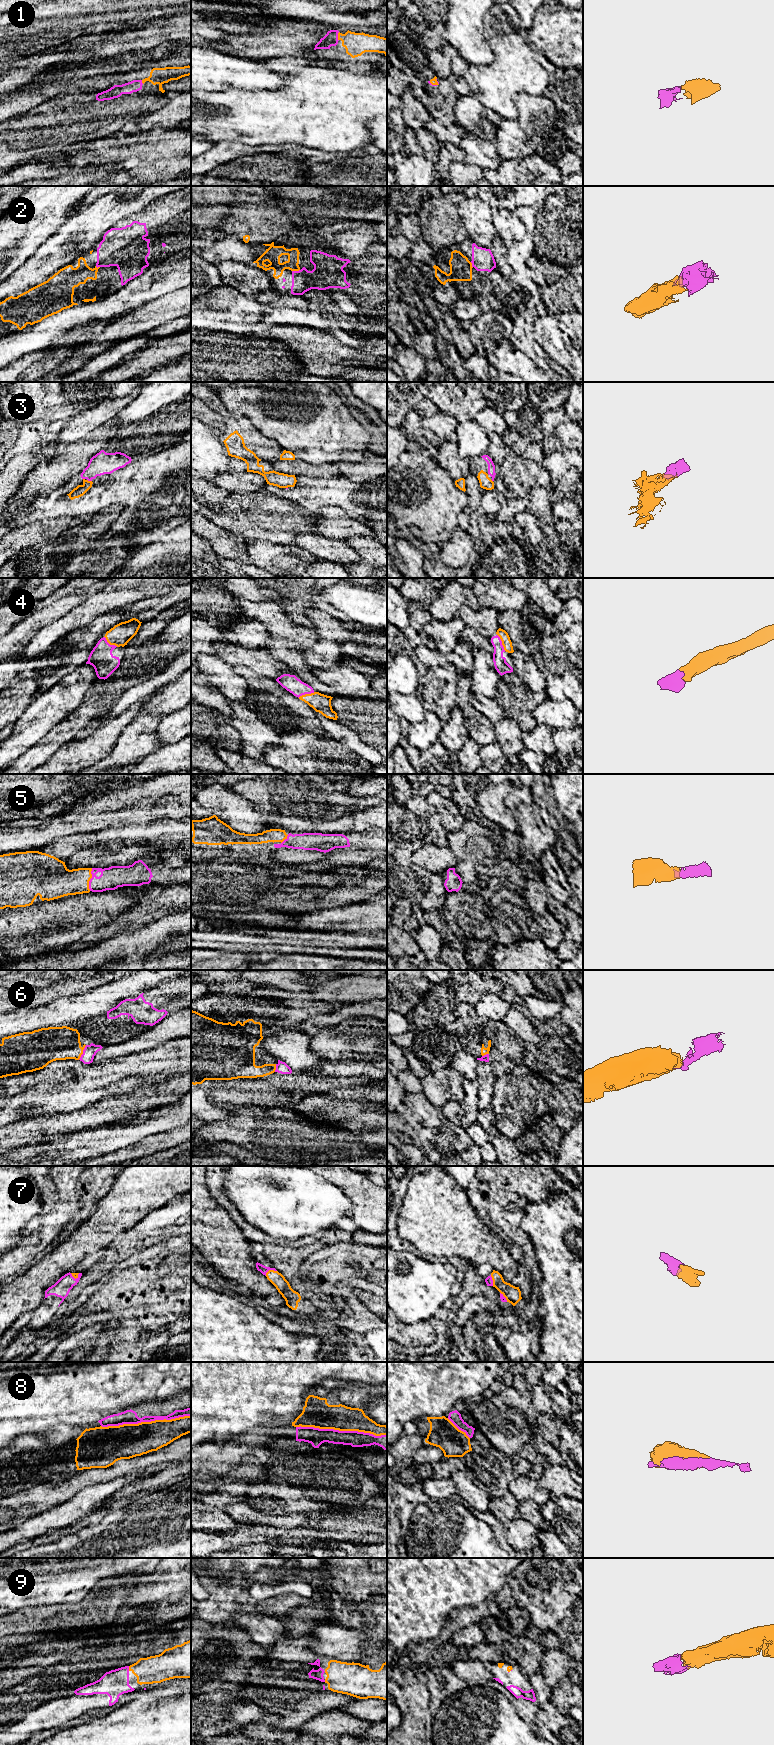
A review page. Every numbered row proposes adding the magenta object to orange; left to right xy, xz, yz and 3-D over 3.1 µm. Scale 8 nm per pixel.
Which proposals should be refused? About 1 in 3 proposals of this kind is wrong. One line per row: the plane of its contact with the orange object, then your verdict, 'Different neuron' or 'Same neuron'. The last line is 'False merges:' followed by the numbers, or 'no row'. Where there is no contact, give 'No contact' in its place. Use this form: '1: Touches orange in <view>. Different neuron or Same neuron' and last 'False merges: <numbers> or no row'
1: Touches orange in xz. Same neuron
2: Touches orange in xz. Same neuron
3: Touches orange in xy. Same neuron
4: Touches orange in yz. Same neuron
5: Touches orange in xy. Same neuron
6: Touches orange in xy. Same neuron
7: Touches orange in xz. Same neuron
8: Touches orange in xz. Same neuron
9: Touches orange in xy. Same neuron
False merges: no row

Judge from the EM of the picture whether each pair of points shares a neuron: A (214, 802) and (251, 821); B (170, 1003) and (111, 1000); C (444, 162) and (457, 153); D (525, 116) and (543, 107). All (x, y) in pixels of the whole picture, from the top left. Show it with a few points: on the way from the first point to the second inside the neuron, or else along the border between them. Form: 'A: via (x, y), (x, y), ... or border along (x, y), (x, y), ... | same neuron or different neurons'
A: via (223, 802), (242, 816) | same neuron
B: border along (164, 981), (144, 993) | different neurons
C: via (447, 159), (454, 153) | same neuron
D: via (529, 116), (539, 111) | same neuron

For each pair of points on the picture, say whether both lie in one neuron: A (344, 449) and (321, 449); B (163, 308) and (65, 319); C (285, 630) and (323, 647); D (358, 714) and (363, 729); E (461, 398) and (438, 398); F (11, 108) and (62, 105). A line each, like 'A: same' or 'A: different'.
A: same
B: different
C: different
D: same
E: same
F: different

